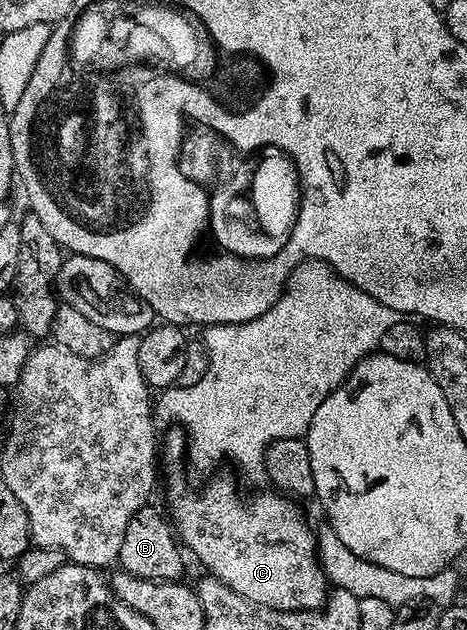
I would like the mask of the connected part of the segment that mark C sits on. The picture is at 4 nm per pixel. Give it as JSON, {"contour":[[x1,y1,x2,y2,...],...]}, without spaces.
{"contour":[[173,473,169,477,169,501,171,503,168,512,171,514,172,524,175,526,176,536,179,538,180,544,186,550,189,549,206,565,208,572,214,577,218,577,227,587,231,587,239,595,243,595,247,599,251,599,260,605,266,605,272,609,320,609,327,600,327,578,324,569,321,568,321,562,317,555,317,538,314,530,309,530,309,525,305,522,305,517,301,514,301,509,294,498,286,495,278,495,276,492,268,491,269,493,257,493,254,497,240,497,237,494,237,485,229,477,217,477,210,485,205,485,196,493,193,489,188,489,184,485,185,481,179,474]]}

